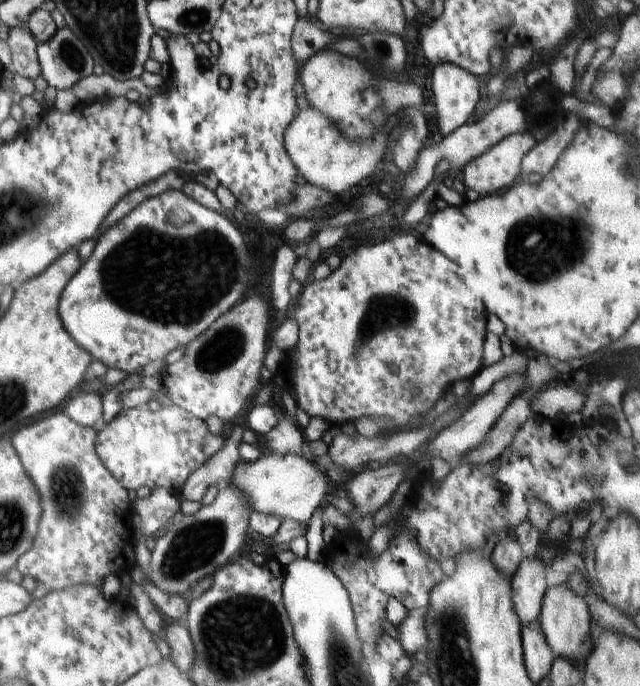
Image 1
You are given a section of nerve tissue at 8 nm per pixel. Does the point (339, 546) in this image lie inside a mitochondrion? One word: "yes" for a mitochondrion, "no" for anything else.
no

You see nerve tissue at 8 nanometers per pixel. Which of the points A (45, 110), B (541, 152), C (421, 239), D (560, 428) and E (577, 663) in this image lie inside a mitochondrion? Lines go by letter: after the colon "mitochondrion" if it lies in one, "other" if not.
A: other
B: other
C: other
D: other
E: other

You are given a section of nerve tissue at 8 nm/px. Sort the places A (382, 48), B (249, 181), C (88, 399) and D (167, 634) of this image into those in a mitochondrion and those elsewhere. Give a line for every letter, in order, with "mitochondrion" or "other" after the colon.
A: mitochondrion
B: other
C: other
D: other

